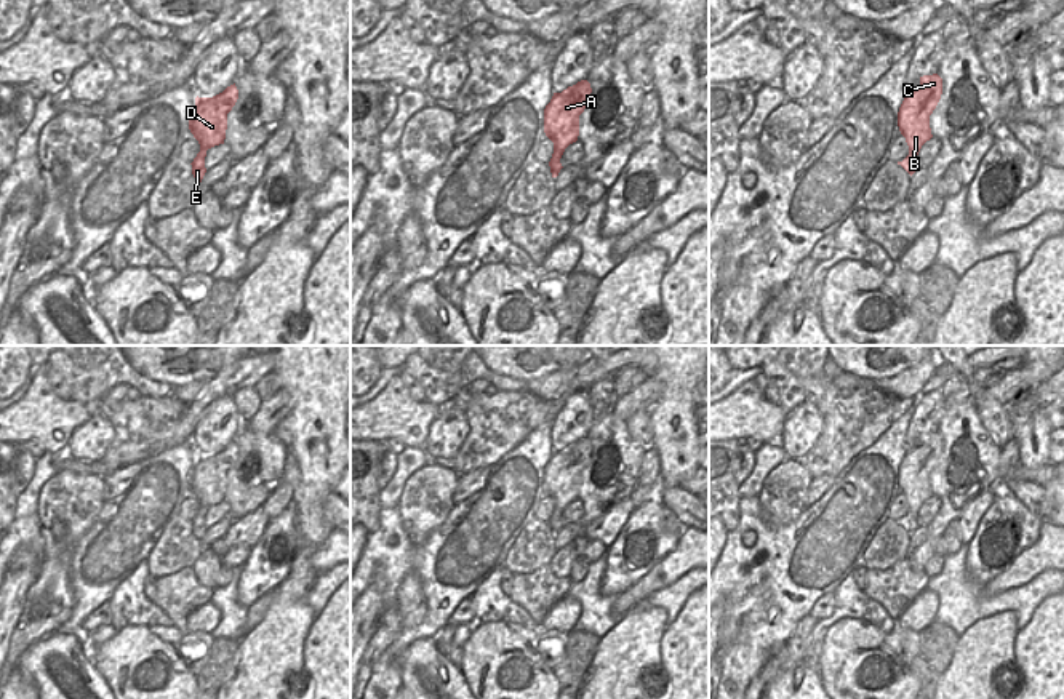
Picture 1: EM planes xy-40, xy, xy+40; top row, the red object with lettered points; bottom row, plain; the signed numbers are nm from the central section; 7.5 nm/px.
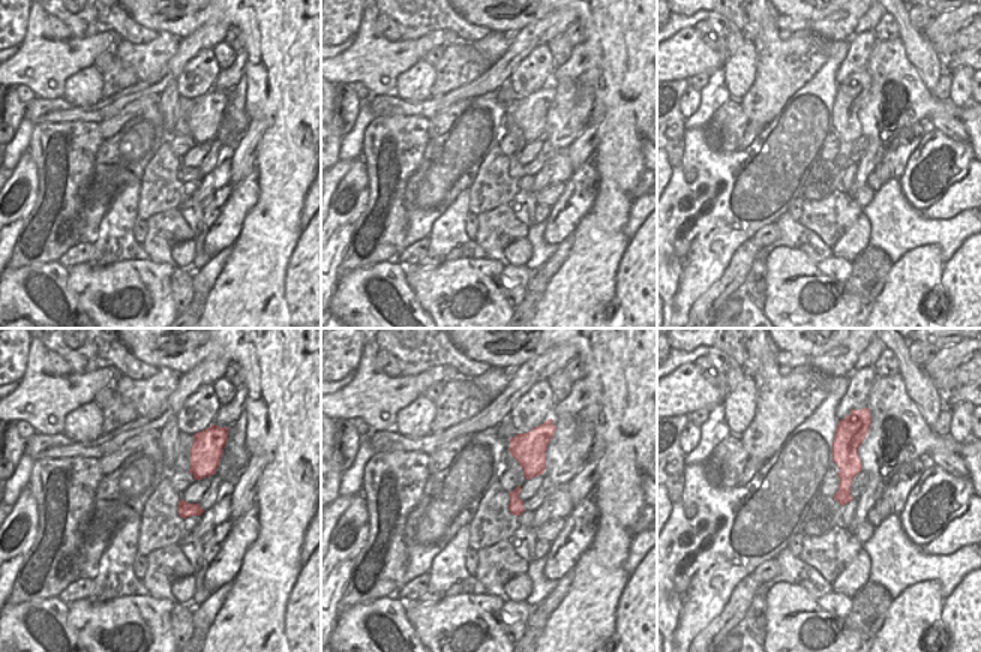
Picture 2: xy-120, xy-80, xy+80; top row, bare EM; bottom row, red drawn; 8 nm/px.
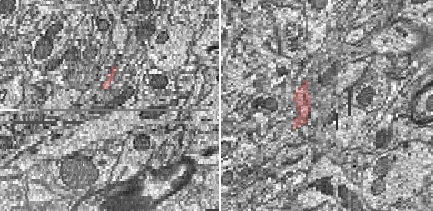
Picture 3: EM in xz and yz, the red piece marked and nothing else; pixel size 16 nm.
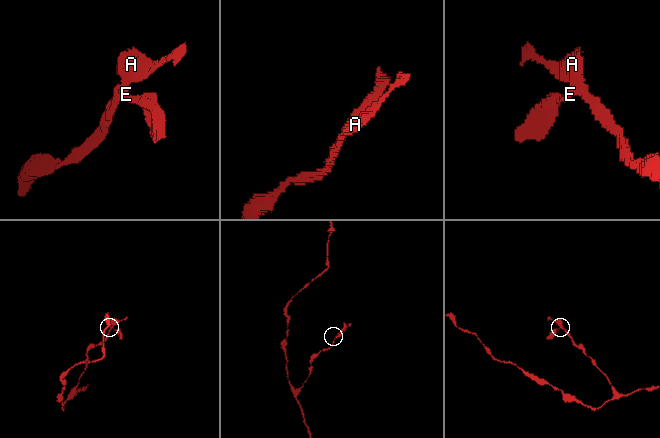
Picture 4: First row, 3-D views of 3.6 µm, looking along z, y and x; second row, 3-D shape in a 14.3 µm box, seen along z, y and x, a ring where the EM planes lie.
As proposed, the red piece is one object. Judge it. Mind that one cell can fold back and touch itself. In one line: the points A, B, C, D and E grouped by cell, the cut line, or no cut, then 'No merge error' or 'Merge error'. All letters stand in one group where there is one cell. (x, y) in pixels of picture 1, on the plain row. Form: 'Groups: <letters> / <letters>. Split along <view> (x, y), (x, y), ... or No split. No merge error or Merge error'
Groups: A B C D E. No split. No merge error.

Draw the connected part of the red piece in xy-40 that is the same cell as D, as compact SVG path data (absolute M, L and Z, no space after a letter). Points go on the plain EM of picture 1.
M234 443L227 445L222 451L213 456L195 456L189 488L200 502L200 510L194 517L192 533L202 541L206 526L206 509L224 502L227 488L227 472L232 469L238 457L238 448Z

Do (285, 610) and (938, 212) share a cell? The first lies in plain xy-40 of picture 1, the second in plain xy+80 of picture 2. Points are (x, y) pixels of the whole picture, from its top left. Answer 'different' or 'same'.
different

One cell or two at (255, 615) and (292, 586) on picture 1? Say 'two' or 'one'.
two

